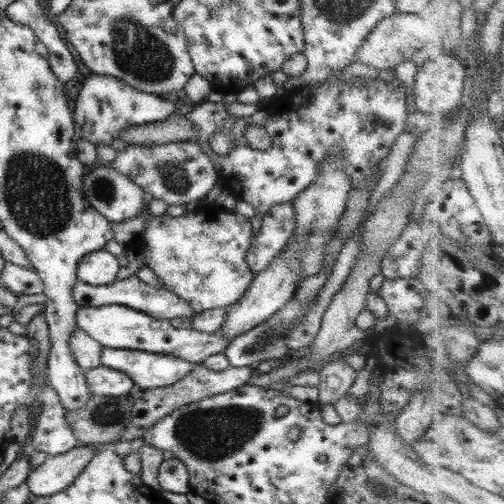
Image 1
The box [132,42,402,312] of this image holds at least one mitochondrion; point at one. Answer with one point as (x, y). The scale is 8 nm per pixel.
(176, 179)

